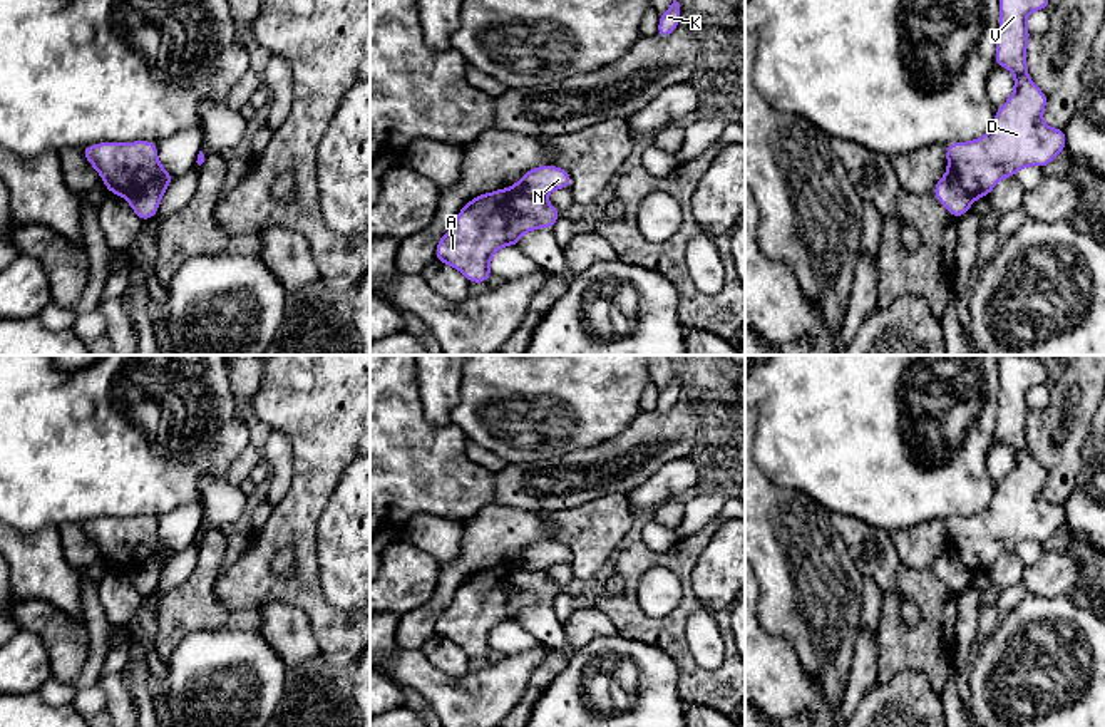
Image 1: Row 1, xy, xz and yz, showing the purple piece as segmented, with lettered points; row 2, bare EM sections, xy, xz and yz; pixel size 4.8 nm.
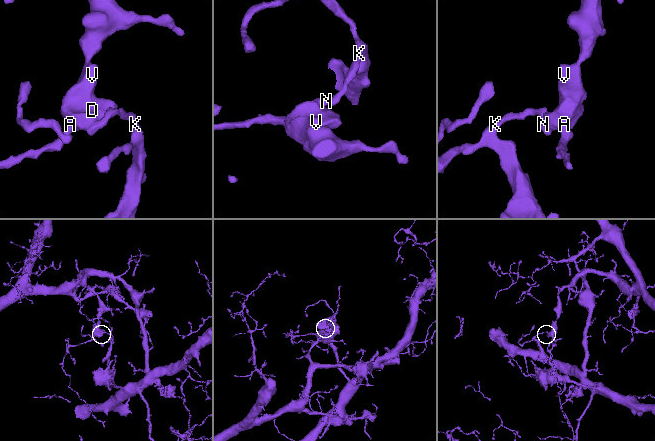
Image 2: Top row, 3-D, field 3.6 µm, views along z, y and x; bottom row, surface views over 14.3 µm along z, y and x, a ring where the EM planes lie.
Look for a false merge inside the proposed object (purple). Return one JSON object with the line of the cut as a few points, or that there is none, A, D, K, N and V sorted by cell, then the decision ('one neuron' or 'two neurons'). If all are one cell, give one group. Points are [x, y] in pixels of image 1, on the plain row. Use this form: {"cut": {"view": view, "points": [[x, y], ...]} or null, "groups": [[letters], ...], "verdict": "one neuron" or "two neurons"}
{"cut": {"view": "xy", "points": [[169, 556], [149, 558], [126, 572]]}, "groups": [["A", "D", "V"], ["K", "N"]], "verdict": "two neurons"}

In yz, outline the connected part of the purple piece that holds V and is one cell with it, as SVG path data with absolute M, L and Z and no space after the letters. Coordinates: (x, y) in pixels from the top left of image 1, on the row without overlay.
M1025 355L1000 357L1000 409L994 439L1015 449L1015 467L994 487L988 509L969 518L944 521L948 543L973 573L986 573L1000 554L1018 551L1023 541L1048 541L1066 524L1065 504L1041 498L1046 469L1028 452L1026 390L1048 385L1046 358Z

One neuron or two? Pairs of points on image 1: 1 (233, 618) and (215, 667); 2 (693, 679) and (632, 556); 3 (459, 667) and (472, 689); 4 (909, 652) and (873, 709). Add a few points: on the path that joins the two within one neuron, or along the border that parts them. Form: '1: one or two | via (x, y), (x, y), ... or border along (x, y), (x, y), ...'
1: two | border along (258, 632), (195, 630), (190, 635)
2: one | via (673, 647), (630, 610), (630, 588)
3: two | border along (426, 659), (452, 675), (464, 675), (467, 672)
4: two | border along (879, 682), (919, 670), (933, 689)

